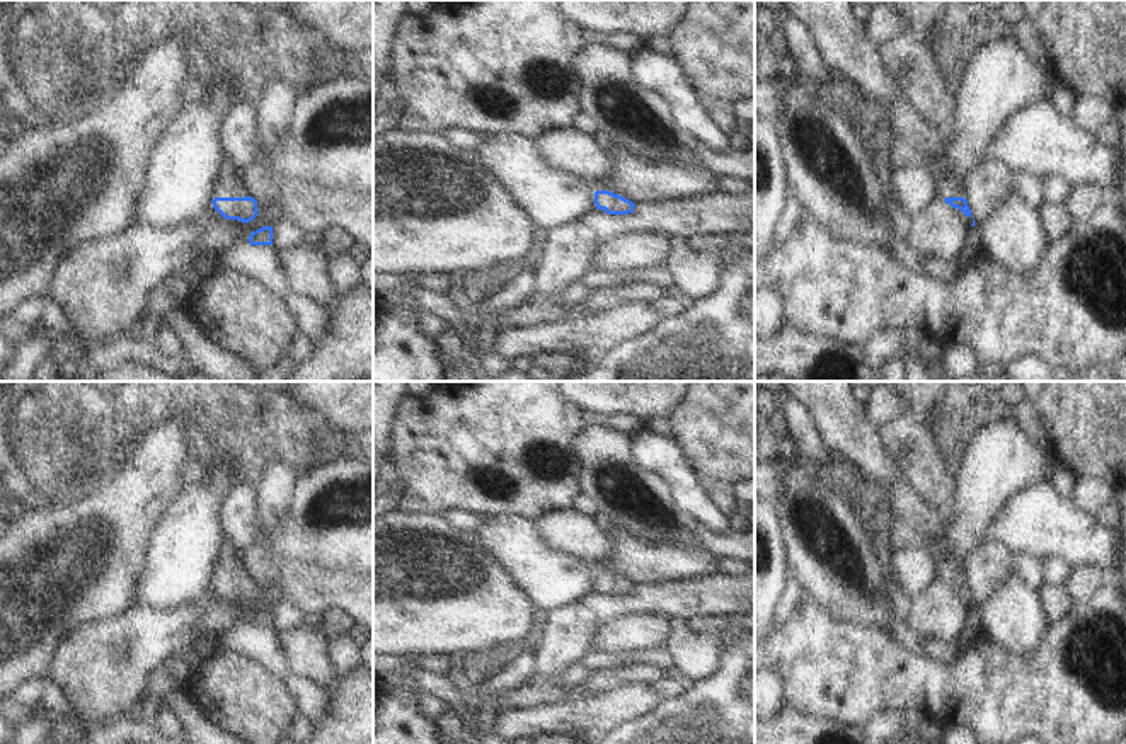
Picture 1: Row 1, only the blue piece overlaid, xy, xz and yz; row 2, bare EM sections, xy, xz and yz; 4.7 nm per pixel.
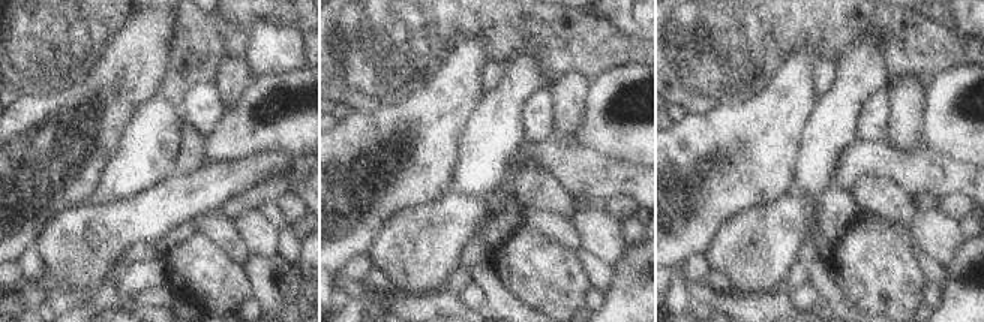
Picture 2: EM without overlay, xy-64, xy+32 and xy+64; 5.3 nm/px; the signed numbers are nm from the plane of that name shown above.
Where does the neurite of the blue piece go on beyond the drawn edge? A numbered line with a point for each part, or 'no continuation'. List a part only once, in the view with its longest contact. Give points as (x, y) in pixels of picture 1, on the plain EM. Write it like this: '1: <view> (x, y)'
1: xy (229, 566)

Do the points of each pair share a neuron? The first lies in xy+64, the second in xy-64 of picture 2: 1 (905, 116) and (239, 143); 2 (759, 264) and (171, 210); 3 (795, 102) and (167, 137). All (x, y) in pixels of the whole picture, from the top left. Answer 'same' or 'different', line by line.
1: different
2: same
3: different

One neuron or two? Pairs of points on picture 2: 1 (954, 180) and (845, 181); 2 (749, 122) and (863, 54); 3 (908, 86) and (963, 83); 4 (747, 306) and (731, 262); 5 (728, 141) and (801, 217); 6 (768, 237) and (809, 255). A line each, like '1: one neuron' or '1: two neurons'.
1: one neuron
2: two neurons
3: two neurons
4: two neurons
5: two neurons
6: two neurons

